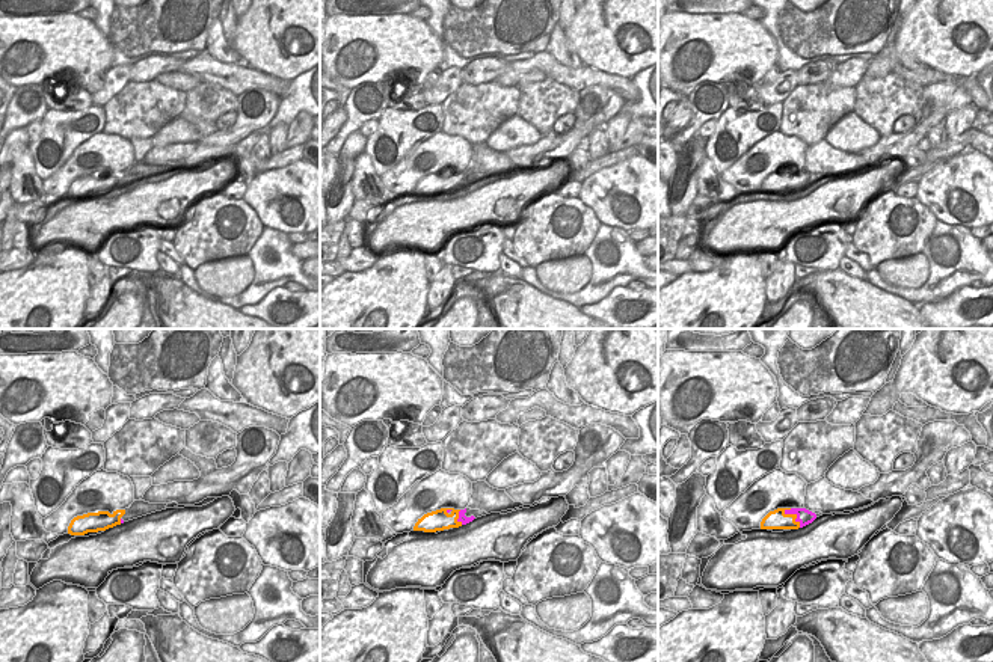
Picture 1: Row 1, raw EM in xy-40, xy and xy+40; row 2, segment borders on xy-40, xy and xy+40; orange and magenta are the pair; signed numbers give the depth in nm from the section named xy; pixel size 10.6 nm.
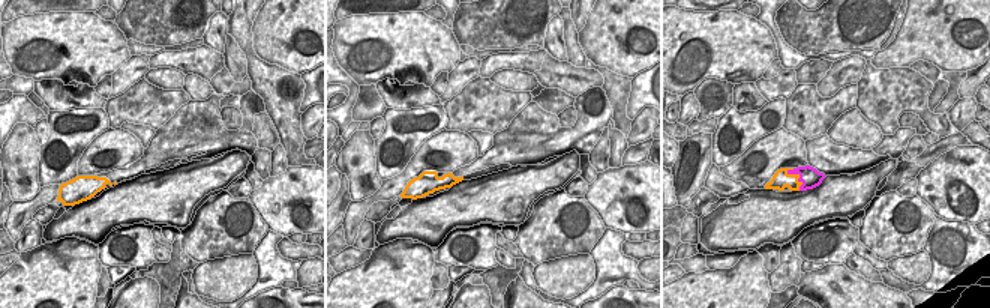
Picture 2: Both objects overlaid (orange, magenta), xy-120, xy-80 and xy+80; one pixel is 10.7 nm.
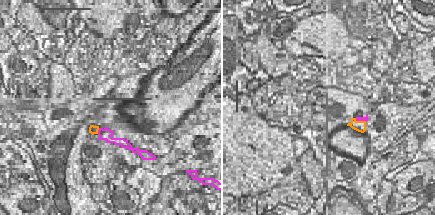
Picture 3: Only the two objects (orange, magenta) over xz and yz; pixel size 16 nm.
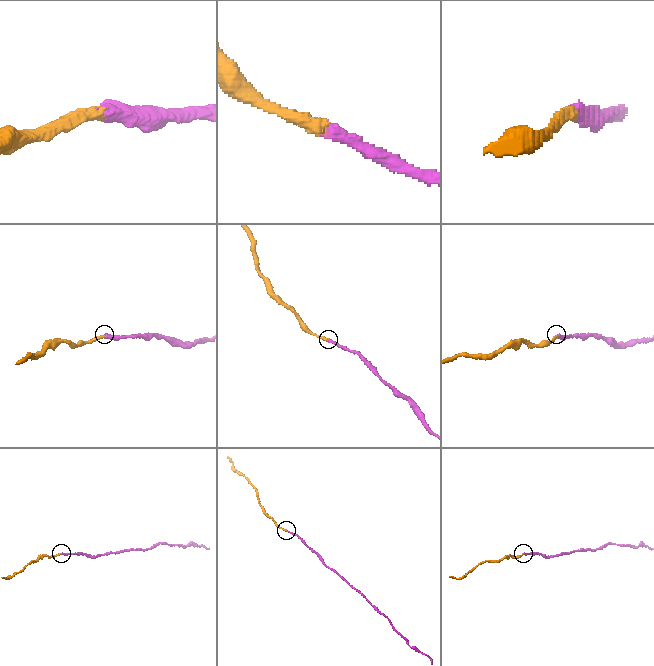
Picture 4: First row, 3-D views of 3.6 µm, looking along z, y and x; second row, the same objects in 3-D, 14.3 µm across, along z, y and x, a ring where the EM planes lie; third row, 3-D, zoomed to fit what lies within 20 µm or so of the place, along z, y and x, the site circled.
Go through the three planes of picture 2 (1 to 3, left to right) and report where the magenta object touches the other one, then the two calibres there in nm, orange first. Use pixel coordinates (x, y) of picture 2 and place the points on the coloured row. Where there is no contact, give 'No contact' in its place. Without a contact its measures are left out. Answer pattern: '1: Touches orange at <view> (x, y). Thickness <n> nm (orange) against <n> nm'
1: No contact
2: No contact
3: Touches orange at xy+80 (798, 176). Thickness 180 nm (orange) against 220 nm

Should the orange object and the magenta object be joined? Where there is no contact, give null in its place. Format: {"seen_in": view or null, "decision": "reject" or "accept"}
{"seen_in": "xy+40", "decision": "accept"}

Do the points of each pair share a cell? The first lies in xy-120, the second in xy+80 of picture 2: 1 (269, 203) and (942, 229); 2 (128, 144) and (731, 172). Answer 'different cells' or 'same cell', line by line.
1: different cells
2: same cell

